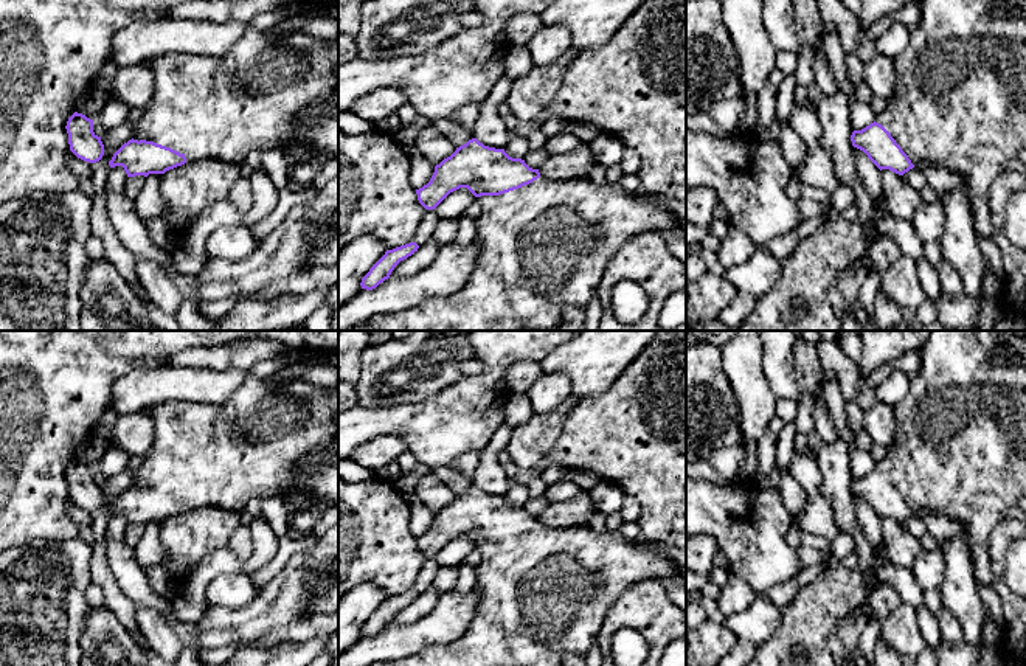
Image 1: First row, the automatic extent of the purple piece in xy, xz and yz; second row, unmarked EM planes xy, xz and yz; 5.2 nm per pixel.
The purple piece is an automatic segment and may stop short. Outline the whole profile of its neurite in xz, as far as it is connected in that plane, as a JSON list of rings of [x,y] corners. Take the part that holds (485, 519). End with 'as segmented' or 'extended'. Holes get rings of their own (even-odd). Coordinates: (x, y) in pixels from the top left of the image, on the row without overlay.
[[[477,486],[469,487],[466,492],[456,495],[456,498],[435,514],[435,520],[427,532],[416,537],[418,548],[425,557],[435,557],[450,540],[467,536],[477,548],[481,551],[481,560],[475,565],[477,570],[477,590],[478,605],[467,630],[450,643],[428,644],[416,654],[399,658],[397,661],[376,663],[373,666],[560,666],[565,654],[585,655],[602,627],[607,610],[616,602],[616,599],[630,587],[638,585],[643,581],[666,582],[681,576],[681,568],[677,567],[669,557],[666,557],[658,543],[643,540],[626,540],[615,531],[596,531],[590,525],[574,525],[565,528],[553,528],[543,525],[539,517],[529,515],[525,508],[509,505],[504,497],[495,497],[484,494]]]; extended

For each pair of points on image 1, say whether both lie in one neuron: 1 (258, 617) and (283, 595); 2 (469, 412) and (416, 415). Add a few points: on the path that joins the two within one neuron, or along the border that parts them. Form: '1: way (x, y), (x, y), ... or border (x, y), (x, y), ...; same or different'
1: way (264, 613), (277, 601); same
2: way (457, 415), (429, 415); same

